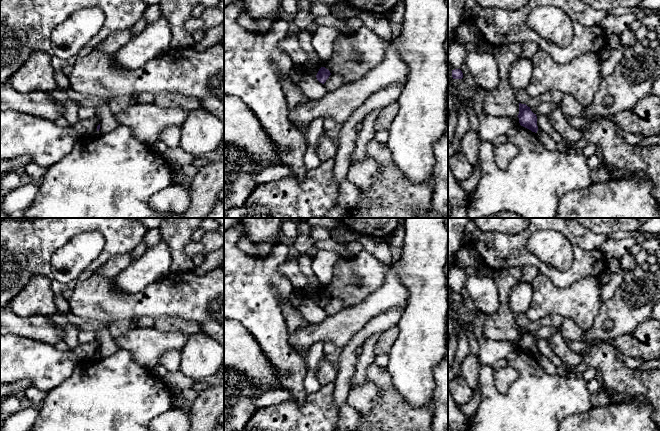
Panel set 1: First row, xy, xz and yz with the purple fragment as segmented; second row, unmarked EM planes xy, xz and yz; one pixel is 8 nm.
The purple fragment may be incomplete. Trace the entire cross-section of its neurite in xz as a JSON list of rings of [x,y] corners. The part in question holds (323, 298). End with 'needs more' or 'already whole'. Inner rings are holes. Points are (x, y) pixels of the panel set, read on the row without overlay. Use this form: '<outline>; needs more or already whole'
[[[321,291],[316,299],[316,302],[320,307],[324,308],[330,299],[331,297],[328,293]]]; already whole

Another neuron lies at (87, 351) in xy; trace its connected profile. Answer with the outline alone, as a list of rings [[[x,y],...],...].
[[[95,339],[89,343],[79,344],[74,352],[80,360],[88,361],[97,356],[97,350],[99,348],[100,343]]]

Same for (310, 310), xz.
[[[303,298],[298,311],[310,324],[321,323],[327,317],[324,308],[320,307],[315,299]]]

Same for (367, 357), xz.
[[[372,335],[362,345],[363,351],[358,356],[356,371],[350,382],[351,388],[365,381],[369,366],[375,362],[376,355],[374,354],[374,346],[377,340],[375,335]]]

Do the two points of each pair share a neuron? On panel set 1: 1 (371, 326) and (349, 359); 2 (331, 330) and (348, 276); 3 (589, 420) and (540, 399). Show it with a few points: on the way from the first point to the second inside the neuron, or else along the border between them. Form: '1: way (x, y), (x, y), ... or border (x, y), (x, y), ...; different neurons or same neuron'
1: way (364, 334), (349, 351); same neuron
2: border (365, 298), (343, 308); different neurons
3: border (592, 407), (587, 411), (572, 414), (563, 420); different neurons

